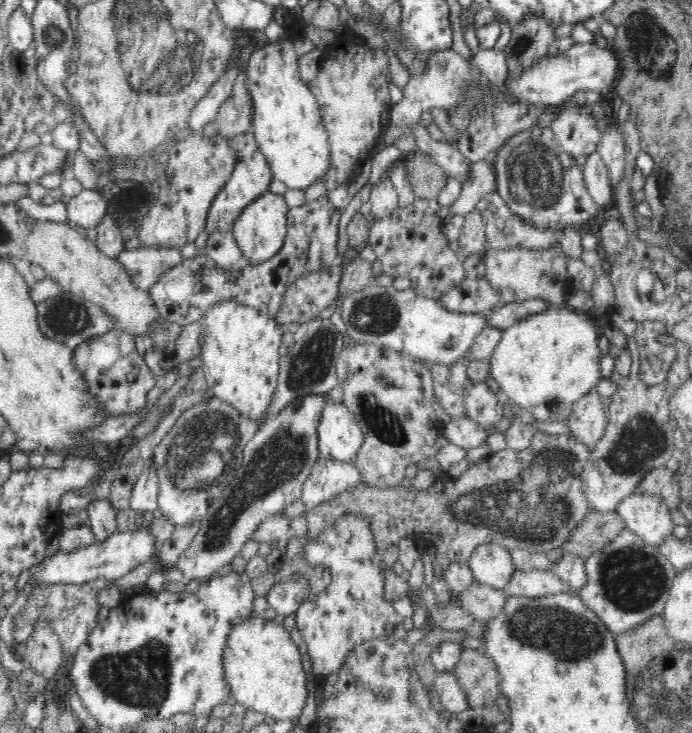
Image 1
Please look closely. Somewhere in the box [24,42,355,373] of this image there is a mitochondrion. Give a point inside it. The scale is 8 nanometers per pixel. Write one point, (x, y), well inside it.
(64, 317)

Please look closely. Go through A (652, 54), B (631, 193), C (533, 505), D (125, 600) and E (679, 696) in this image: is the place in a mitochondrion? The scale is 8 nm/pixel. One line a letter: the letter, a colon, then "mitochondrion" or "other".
A: mitochondrion
B: other
C: mitochondrion
D: other
E: mitochondrion

